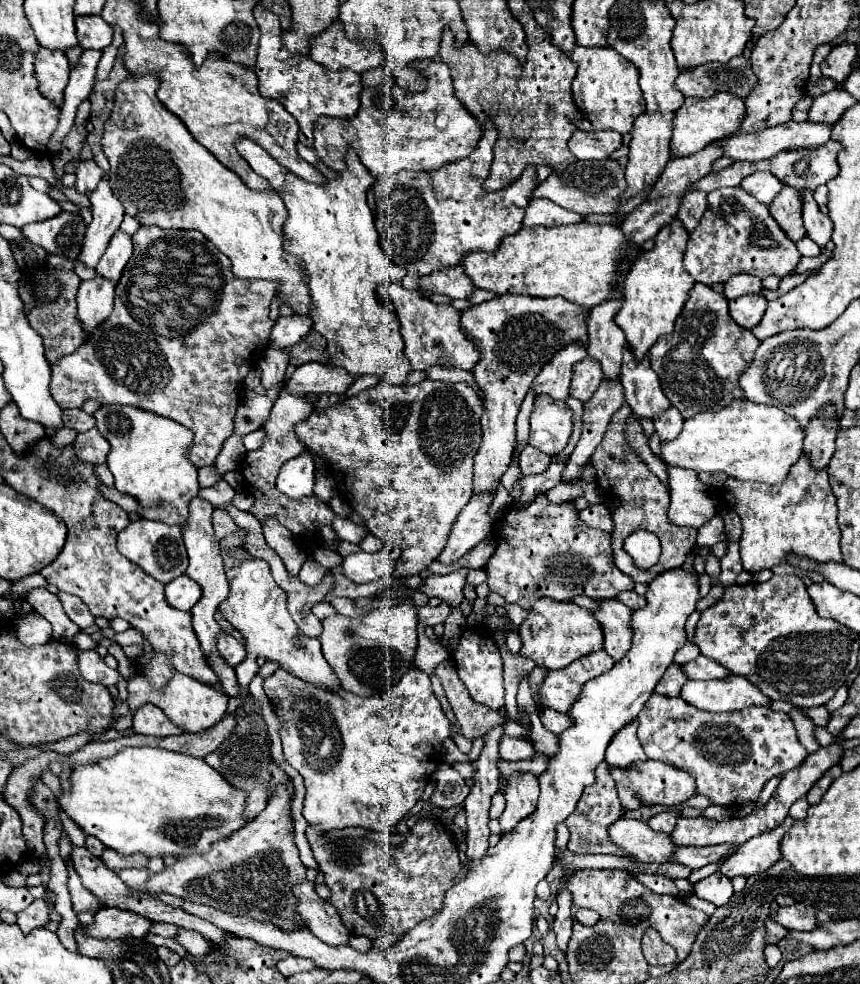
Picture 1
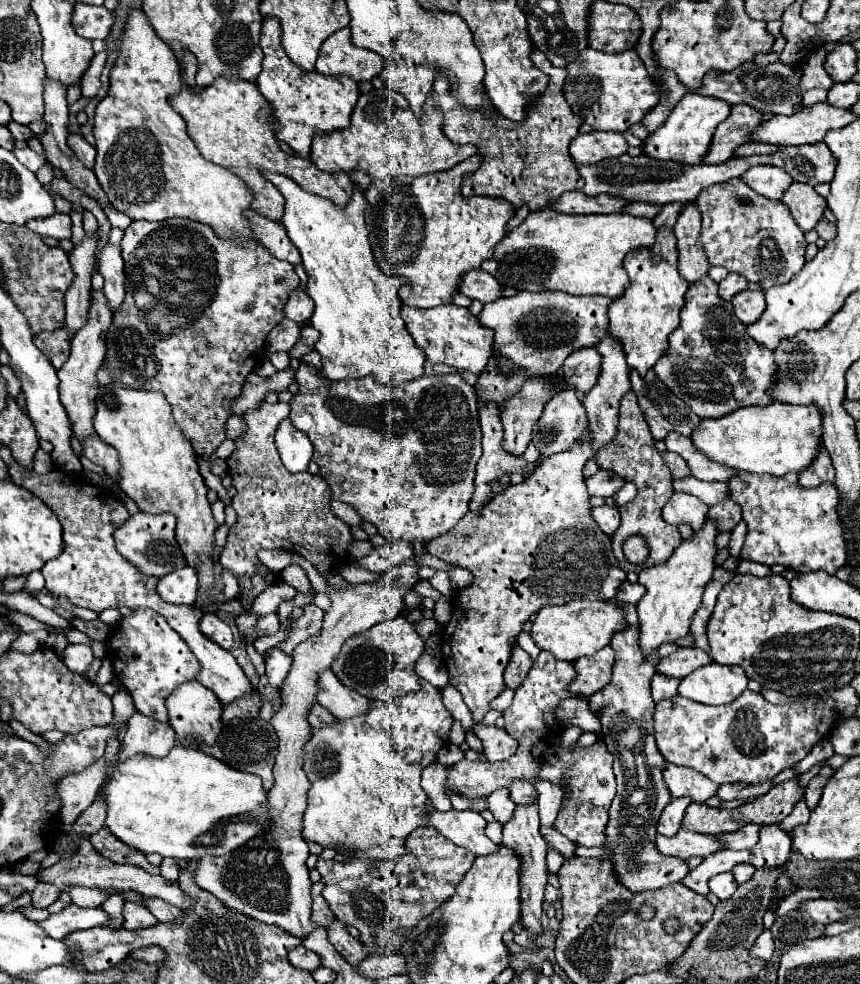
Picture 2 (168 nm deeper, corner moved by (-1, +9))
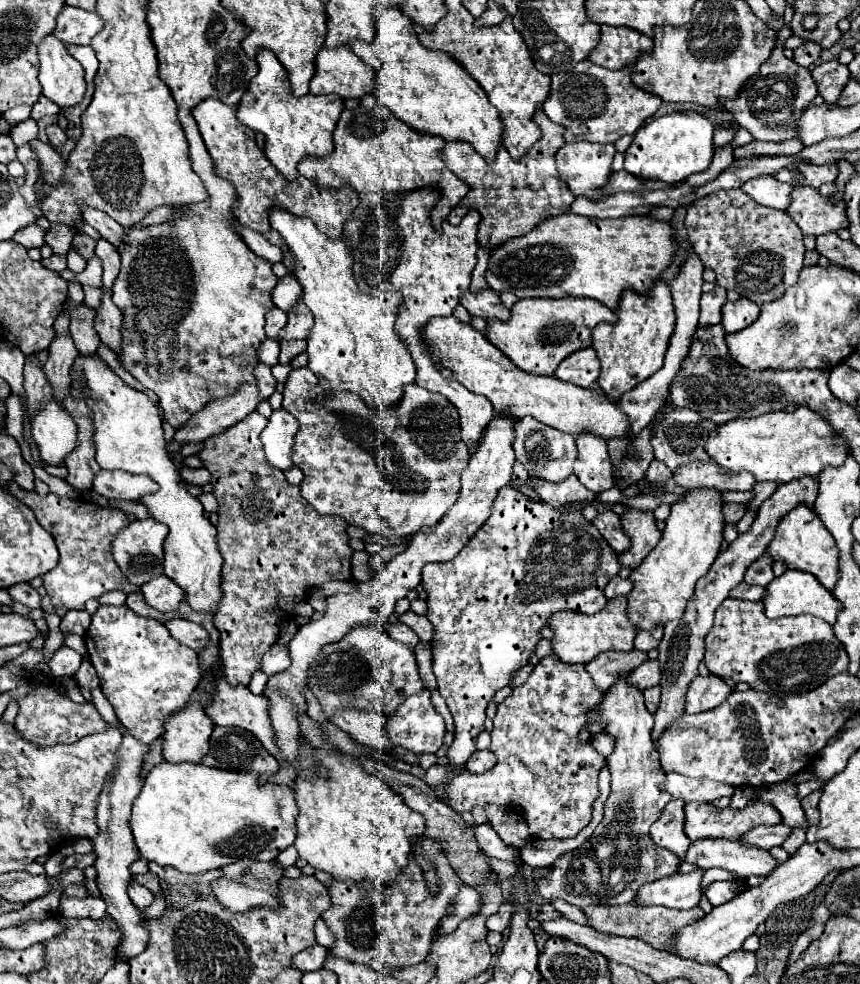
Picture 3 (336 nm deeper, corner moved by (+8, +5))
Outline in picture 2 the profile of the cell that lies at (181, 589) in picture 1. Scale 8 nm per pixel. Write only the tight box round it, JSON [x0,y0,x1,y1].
[158,567,198,605]

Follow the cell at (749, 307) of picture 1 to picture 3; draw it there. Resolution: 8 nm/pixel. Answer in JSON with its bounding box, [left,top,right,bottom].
[723,299,761,333]

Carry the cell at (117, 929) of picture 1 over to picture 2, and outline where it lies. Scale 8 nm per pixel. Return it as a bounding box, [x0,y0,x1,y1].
[42,903,110,939]

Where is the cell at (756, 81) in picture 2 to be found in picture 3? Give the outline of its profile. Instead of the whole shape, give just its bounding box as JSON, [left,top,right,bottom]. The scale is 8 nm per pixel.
[723,41,817,143]

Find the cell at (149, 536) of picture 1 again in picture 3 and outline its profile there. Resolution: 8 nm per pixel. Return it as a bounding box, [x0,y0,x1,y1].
[113,519,167,587]

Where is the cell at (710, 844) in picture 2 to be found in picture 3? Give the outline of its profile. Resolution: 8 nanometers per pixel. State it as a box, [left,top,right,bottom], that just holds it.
[685,839,777,879]

